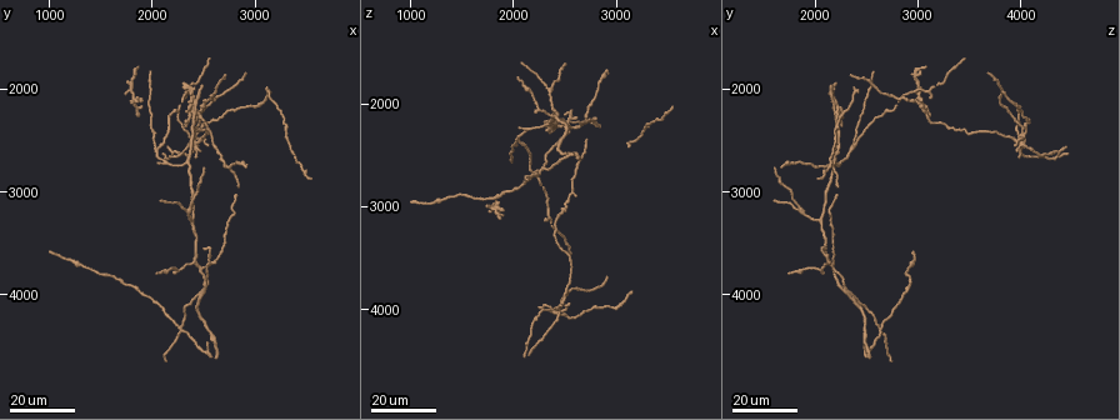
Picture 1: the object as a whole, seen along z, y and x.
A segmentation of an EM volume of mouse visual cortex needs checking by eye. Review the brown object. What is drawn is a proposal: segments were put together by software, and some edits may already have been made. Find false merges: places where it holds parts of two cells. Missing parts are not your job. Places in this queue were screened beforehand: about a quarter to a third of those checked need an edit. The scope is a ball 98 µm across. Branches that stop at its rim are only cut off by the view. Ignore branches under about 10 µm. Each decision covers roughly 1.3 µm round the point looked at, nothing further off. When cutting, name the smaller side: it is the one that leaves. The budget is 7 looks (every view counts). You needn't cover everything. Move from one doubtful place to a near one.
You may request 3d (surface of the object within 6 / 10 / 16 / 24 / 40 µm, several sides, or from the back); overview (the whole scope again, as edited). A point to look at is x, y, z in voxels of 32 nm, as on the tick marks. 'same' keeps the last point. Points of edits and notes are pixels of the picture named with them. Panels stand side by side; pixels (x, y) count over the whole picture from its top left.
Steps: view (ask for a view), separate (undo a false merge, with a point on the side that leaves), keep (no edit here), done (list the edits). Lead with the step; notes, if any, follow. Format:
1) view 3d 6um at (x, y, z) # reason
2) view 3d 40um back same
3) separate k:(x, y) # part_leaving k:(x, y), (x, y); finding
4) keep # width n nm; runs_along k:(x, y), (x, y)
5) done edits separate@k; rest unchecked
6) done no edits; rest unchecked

view 3d 24um at (2420, 3700, 2120) # three-way junction

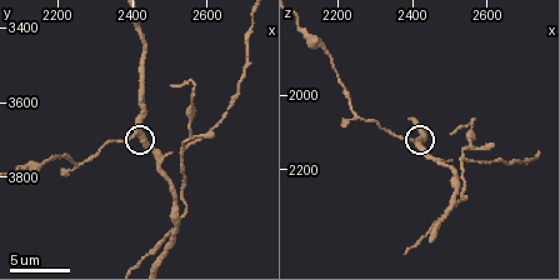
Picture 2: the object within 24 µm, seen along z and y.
view 3d 10um same

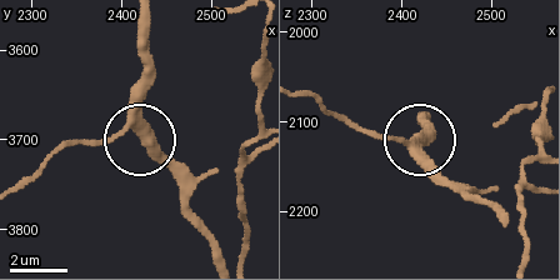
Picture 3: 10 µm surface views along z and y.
keep # side_arm 20 um; runs_along 3:(150, 25), (150, 68), (126, 130), (66, 144); continuous, no second cell

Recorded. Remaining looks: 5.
view 3d 24um at (2140, 2720, 2240) # calibre changes

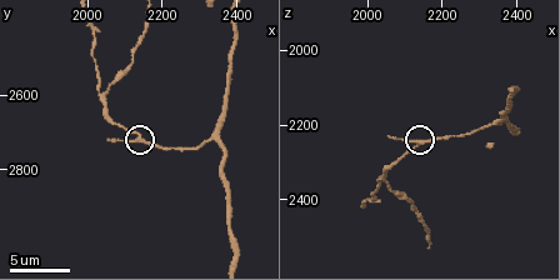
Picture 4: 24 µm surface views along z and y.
view 3d 6um at (2130, 2700, 2260) # zoom in

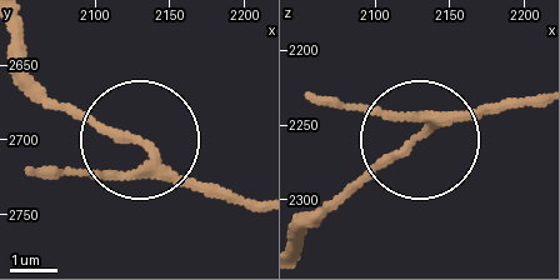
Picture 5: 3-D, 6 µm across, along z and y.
keep # runs_along 5:(240, 199), (196, 191), (45, 95); all the same cell

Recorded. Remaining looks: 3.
view 3d 24um at (2700, 2640, 2180)

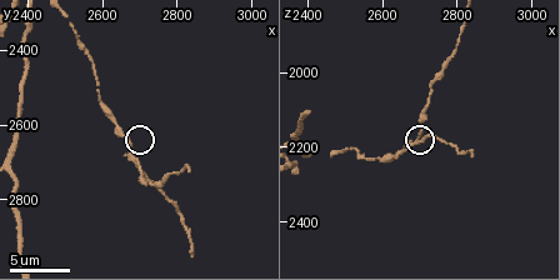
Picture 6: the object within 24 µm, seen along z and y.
view 3d 10um at (2680, 2670, 2190)

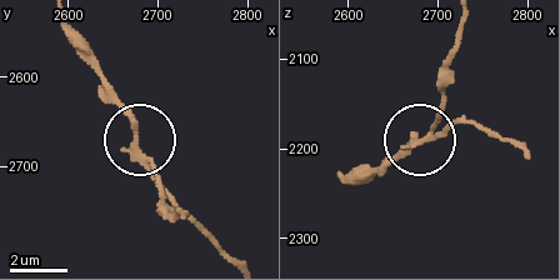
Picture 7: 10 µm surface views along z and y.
separate 7:(443, 111) # width 230 nm; two cells meet here

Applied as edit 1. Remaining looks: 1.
done edits separate@7; rest unchecked

